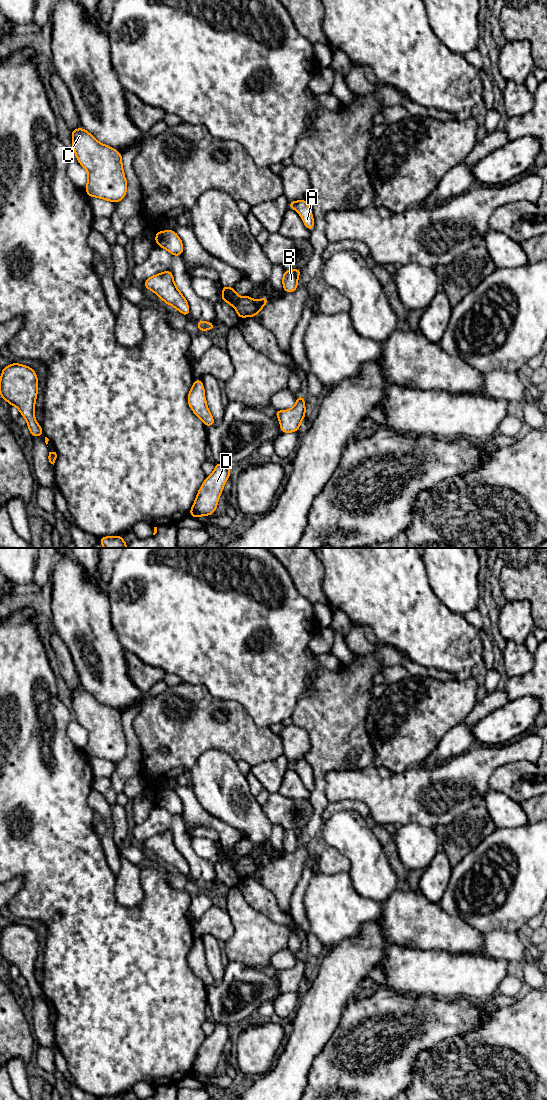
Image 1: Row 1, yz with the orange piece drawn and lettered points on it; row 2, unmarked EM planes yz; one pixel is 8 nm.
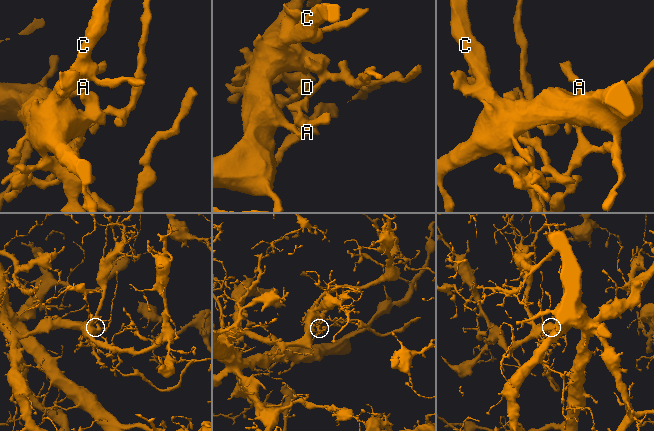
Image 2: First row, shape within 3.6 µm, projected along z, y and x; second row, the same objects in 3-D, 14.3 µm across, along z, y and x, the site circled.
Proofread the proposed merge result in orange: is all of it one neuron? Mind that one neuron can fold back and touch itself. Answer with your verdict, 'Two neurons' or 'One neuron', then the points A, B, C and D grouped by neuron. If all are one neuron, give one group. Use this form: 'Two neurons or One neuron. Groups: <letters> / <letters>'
Two neurons. Groups: A C D / B

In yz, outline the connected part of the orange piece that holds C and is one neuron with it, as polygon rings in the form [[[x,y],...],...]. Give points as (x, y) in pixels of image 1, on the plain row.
[[[83,687],[70,691],[72,708],[76,719],[88,732],[85,751],[89,757],[97,757],[113,763],[125,758],[127,753],[127,740],[123,731],[121,712],[102,704]]]

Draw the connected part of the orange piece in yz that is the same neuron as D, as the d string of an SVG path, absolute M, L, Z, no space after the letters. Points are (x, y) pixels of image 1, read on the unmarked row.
M216 1023L214 1031L207 1036L198 1050L197 1056L190 1069L189 1075L195 1079L199 1076L212 1075L219 1062L223 1047L230 1037L231 1027Z

